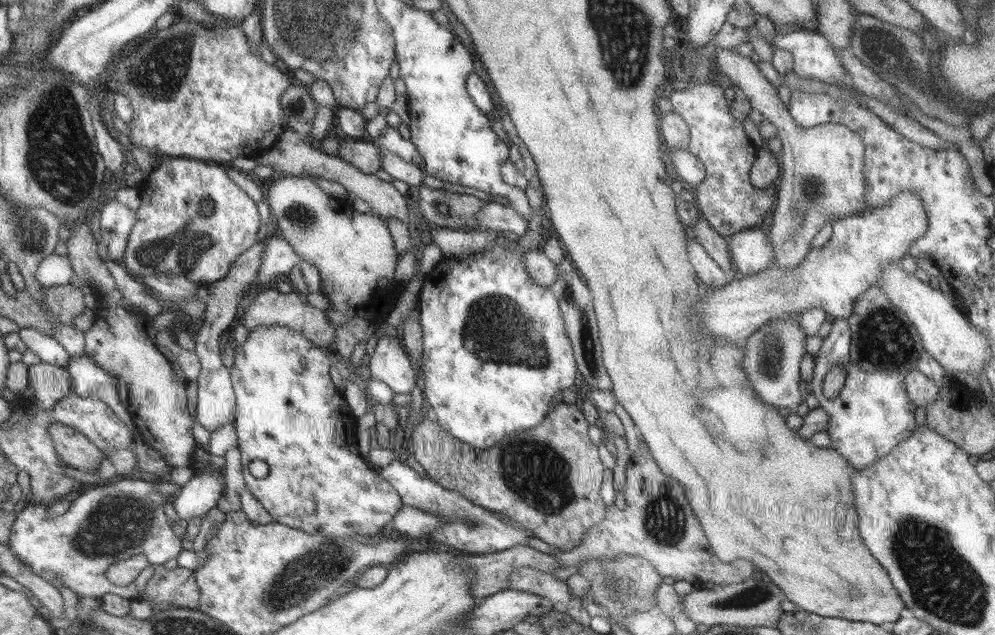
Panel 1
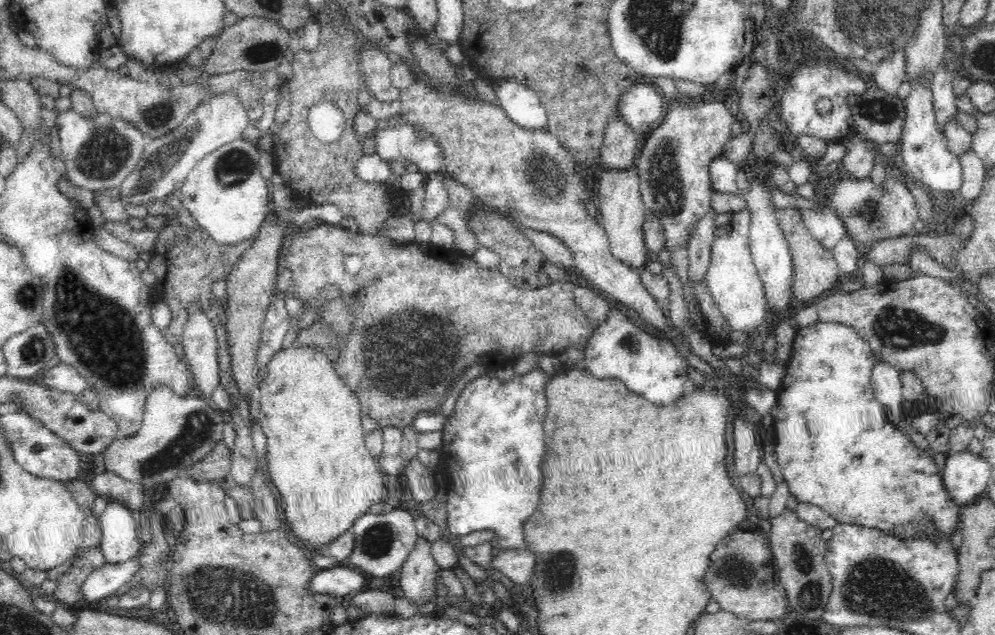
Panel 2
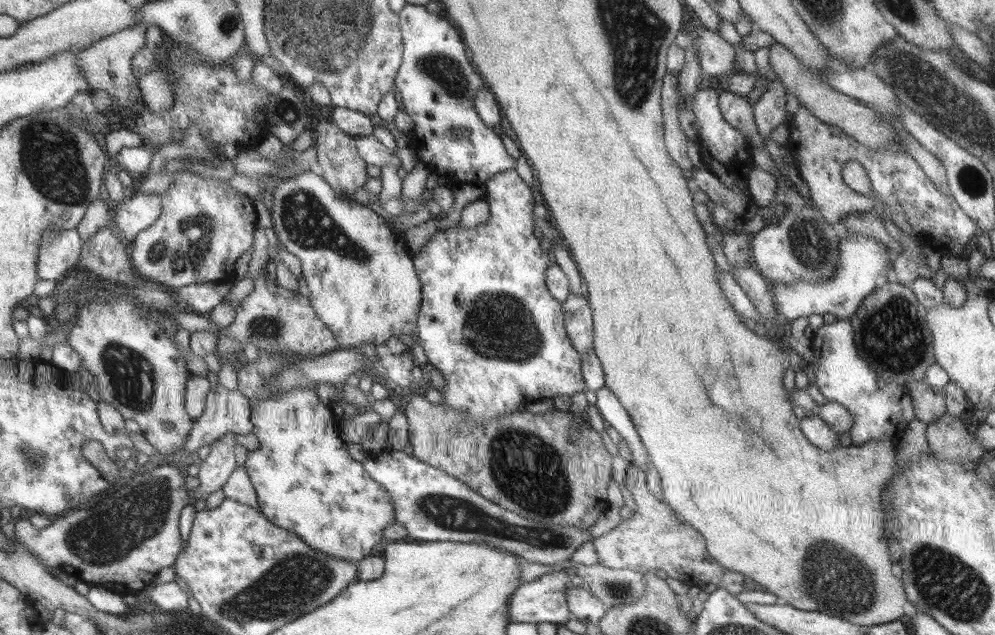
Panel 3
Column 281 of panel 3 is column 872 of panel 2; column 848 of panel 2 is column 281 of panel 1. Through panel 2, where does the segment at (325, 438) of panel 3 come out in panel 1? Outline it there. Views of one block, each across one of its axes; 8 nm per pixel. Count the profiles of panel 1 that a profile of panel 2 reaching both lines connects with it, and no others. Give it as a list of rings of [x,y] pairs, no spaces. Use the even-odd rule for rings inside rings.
[[[276,325],[250,330],[244,345],[234,347],[233,366],[229,372],[236,396],[234,426],[245,489],[271,514],[274,522],[295,527],[306,534],[328,538],[376,536],[376,532],[390,524],[403,508],[402,496],[360,458],[356,448],[358,418],[328,376],[330,360],[326,352],[316,348],[315,343],[299,331]],[[252,460],[263,460],[268,464],[267,477],[256,478],[250,473],[248,464]]]

